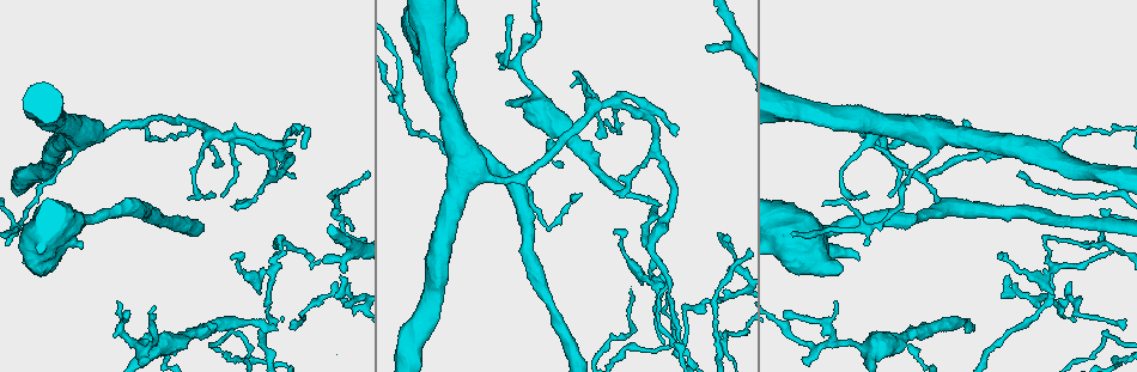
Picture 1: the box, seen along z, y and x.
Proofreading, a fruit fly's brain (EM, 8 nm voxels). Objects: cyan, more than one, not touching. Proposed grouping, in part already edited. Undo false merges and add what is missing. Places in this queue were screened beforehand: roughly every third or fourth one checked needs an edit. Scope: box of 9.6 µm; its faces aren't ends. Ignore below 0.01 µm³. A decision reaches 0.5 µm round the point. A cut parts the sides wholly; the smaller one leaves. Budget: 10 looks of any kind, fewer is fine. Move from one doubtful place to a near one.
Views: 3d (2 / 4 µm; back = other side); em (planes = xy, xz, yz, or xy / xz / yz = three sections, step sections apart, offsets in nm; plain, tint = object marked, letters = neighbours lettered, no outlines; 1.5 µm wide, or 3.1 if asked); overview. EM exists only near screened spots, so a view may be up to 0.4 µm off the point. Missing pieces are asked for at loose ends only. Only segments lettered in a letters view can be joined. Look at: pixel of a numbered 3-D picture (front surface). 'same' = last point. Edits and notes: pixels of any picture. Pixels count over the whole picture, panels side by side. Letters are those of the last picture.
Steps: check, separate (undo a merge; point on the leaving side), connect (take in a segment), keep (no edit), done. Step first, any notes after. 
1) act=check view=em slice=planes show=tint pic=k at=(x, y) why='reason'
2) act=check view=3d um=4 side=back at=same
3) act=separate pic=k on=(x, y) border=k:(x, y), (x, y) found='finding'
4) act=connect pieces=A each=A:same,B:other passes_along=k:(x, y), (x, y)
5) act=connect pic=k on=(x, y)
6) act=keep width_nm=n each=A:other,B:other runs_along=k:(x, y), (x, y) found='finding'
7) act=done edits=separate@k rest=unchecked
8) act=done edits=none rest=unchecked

act=check view=3d um=4 pic=1 at=(599, 139) why='thin end'

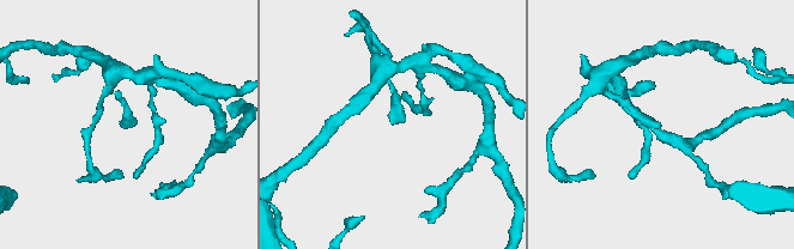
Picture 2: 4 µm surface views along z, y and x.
act=check view=em slice=planes show=letters pic=2 at=(122, 126) why='now the EM'

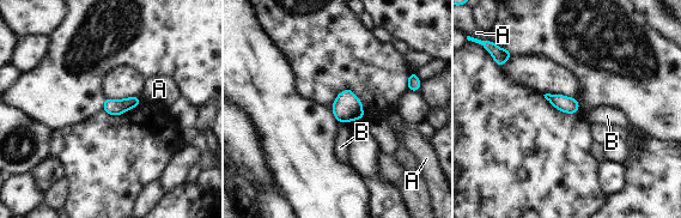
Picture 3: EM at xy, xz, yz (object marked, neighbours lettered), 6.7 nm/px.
act=keep each=A:other,B:other border=3:(340, 122), (345, 123) found='none of them fits'

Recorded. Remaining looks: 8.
act=check view=3d um=2 pic=1 at=(131, 343)

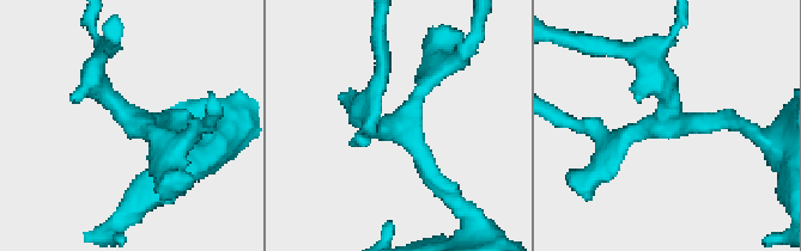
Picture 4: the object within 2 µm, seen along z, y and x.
act=check view=em slice=planes show=letters pic=4 at=(405, 128) arms=4 why='now the EM'

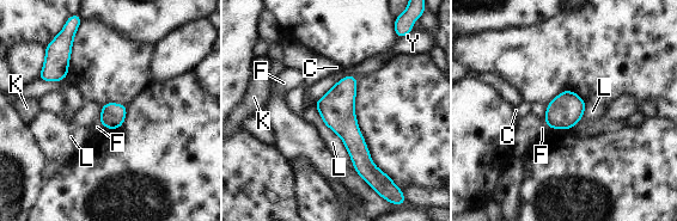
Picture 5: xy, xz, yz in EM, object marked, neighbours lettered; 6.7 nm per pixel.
act=keep each=C:other,F:other,K:other,L:other,Y:other runs_along=5:(349, 78), (346, 127), (373, 173) found='all the same neuron'

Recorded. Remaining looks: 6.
act=check view=em slice=xz step=8 show=letters pic=1 at=(1121, 326)

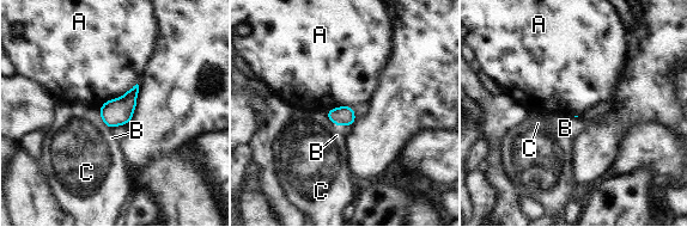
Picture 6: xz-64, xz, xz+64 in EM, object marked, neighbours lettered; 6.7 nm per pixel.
act=keep each=A:other,B:other,C:other found='none of them fits'

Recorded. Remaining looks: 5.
act=check view=3d um=4 pic=1 at=(1061, 305) why='sharp bend'

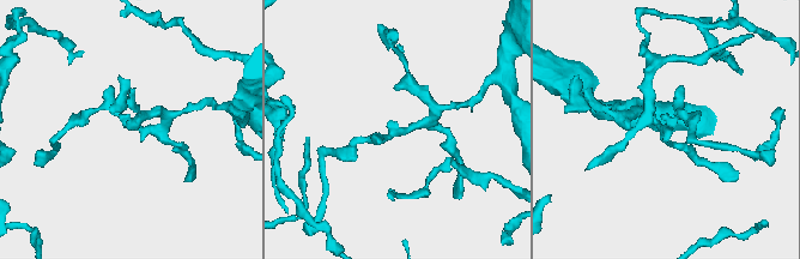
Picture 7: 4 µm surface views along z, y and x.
act=check view=em slice=planes show=letters pic=7 at=(409, 127)

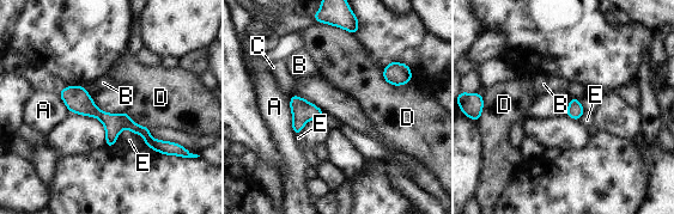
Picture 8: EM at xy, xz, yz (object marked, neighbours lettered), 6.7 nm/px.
act=keep each=A:other,B:other,C:other,D:other,E:other found='all the same neuron'

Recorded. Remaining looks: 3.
act=done edits=none rest=unchecked

